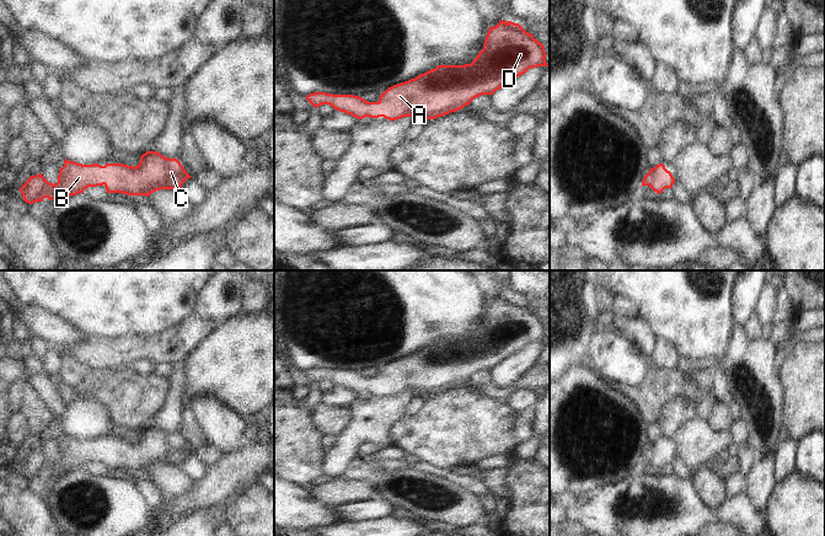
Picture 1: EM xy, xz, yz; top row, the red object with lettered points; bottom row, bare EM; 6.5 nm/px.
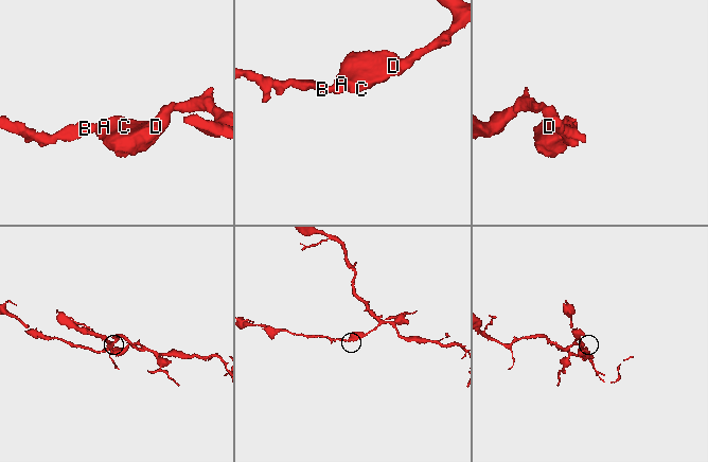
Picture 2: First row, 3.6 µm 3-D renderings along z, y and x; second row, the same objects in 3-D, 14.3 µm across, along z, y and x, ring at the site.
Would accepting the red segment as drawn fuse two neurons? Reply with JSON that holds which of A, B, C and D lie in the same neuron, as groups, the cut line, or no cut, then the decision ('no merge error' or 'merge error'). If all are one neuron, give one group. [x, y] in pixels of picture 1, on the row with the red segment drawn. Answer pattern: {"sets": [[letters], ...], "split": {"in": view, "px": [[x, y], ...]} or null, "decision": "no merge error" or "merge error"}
{"sets": [["A", "B", "C", "D"]], "split": null, "decision": "no merge error"}

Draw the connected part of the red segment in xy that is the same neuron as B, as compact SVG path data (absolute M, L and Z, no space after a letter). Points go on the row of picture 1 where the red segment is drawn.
M146 151L134 167L124 164L82 165L65 159L55 184L38 173L31 176L20 192L28 204L44 198L61 200L97 186L105 186L107 193L149 197L160 189L181 191L183 182L191 177L177 159Z

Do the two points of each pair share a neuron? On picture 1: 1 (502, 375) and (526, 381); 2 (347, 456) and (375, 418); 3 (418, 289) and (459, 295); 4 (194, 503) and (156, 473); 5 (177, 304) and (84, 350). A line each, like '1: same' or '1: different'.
1: different
2: same
3: same
4: different
5: different

